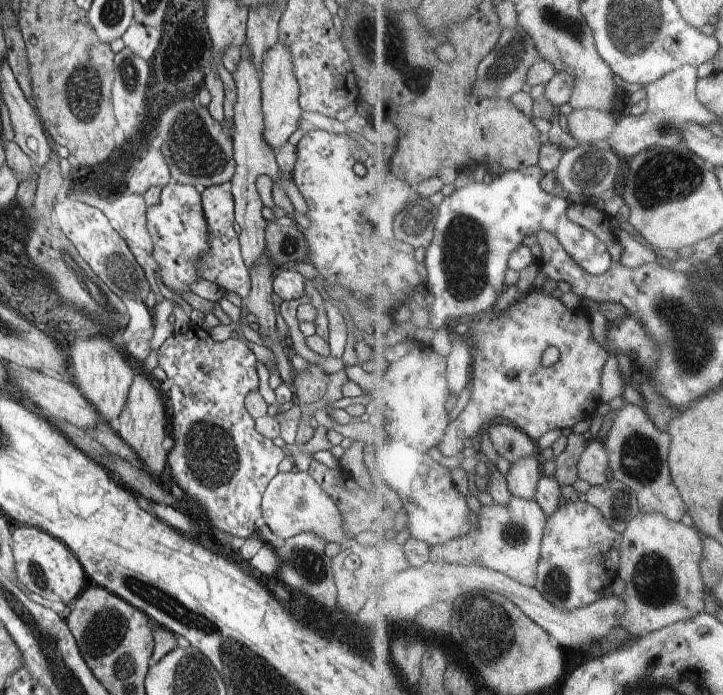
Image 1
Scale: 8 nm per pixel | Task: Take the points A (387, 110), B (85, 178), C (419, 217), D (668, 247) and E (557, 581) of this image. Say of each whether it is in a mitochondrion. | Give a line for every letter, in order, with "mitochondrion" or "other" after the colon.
A: other
B: other
C: mitochondrion
D: other
E: mitochondrion

